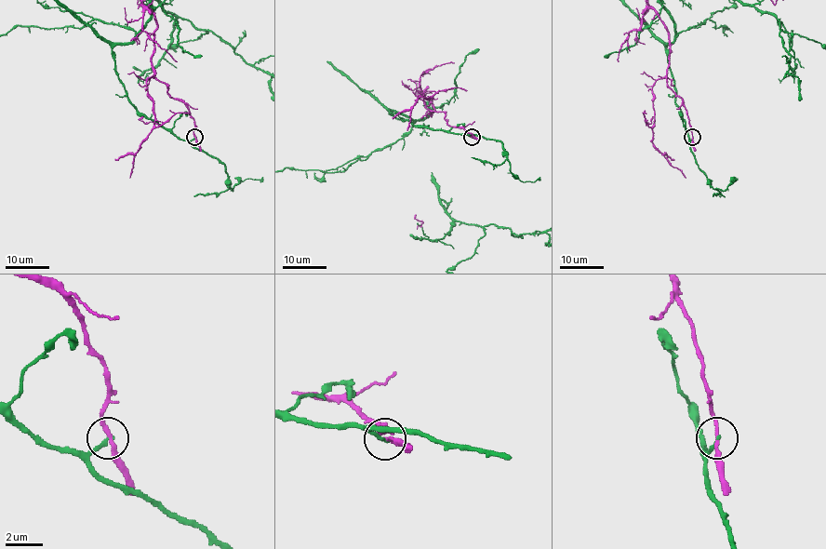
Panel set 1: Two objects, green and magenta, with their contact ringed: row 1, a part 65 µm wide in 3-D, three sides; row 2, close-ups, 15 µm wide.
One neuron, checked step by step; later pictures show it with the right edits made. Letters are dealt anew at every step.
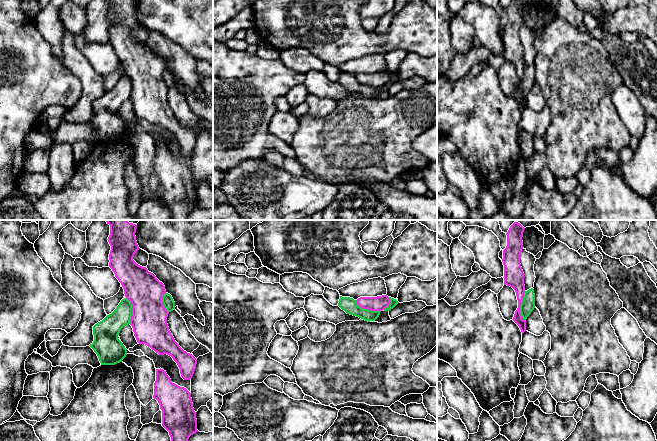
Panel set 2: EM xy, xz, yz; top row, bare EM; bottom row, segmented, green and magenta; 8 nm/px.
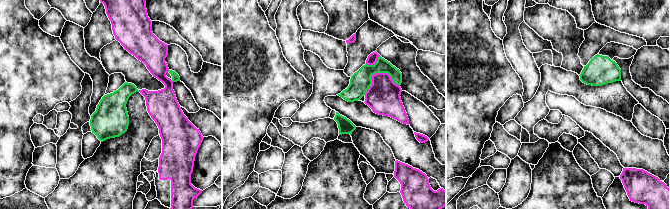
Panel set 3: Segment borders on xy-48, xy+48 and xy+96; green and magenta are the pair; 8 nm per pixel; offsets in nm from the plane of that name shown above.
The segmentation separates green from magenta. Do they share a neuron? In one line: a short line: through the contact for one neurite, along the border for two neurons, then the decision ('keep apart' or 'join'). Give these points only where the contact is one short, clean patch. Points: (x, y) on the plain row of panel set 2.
yz (525, 67), (520, 81), (520, 91), (523, 96) | keep apart

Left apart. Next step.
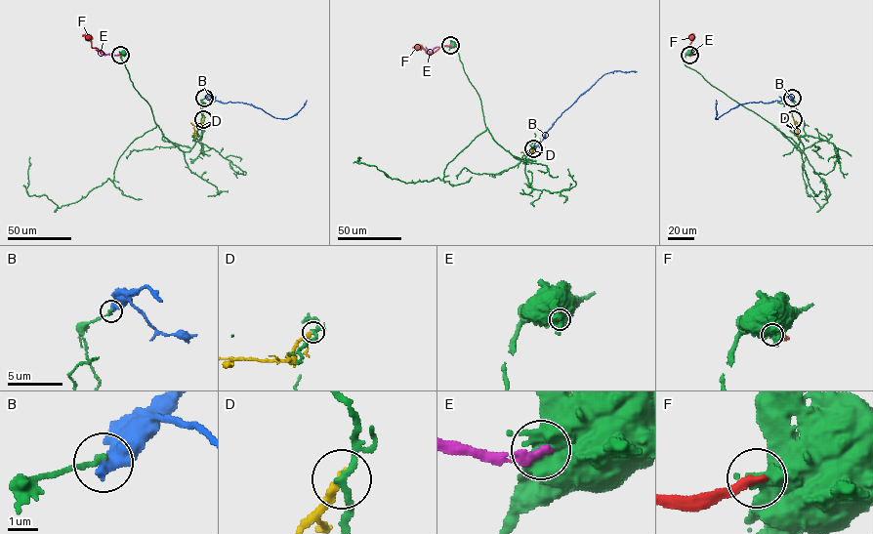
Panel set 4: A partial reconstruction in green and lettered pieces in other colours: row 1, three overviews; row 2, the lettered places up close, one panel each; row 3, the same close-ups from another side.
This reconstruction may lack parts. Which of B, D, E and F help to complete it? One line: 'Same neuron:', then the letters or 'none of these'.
Same neuron: none of these

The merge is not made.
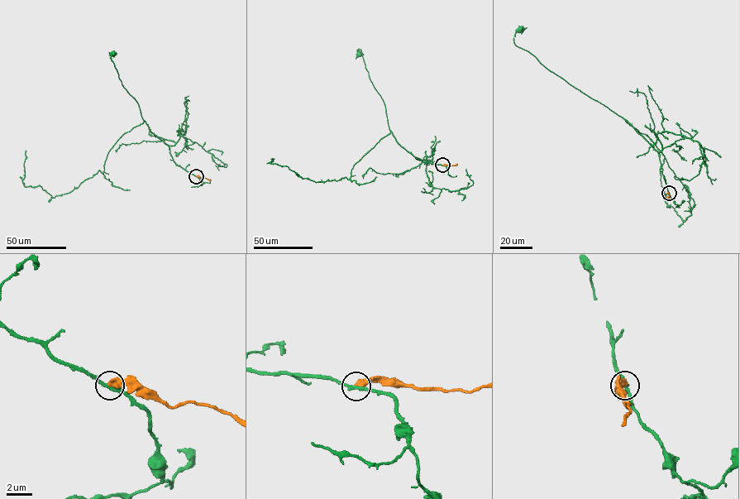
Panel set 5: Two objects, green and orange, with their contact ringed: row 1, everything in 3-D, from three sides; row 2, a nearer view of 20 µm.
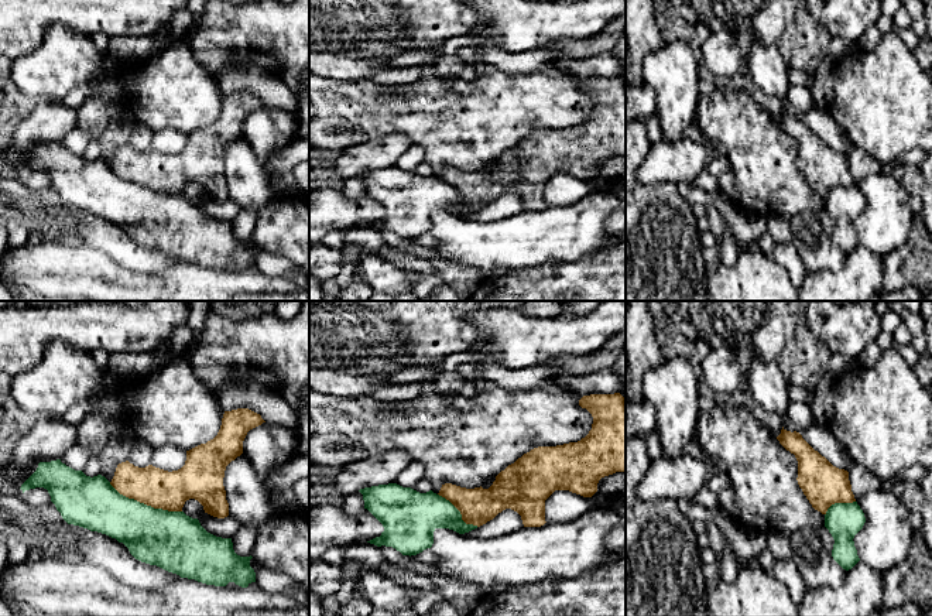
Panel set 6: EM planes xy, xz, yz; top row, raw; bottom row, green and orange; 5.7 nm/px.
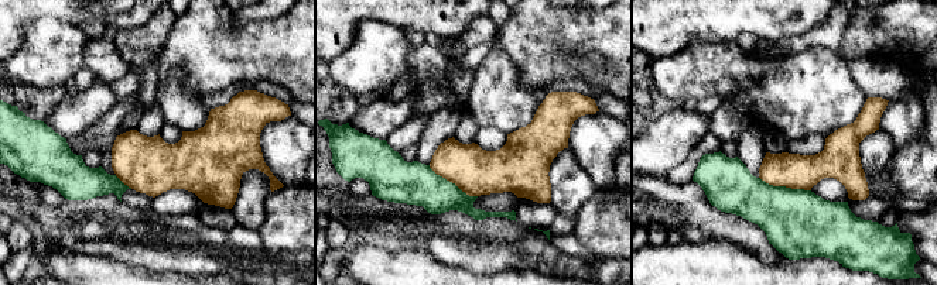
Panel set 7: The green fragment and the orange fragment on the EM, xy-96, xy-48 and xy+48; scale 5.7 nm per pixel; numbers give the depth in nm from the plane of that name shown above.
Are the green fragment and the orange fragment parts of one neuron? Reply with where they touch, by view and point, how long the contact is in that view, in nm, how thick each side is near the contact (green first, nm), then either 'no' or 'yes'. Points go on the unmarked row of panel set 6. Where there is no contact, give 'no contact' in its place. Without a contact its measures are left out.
xy (146, 188) | 440 nm | 340/220 nm | no

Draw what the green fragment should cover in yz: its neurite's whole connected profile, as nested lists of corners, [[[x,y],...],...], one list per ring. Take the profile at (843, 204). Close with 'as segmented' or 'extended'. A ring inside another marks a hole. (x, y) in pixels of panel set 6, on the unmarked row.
[[[857,185],[835,186],[825,198],[825,211],[835,223],[832,240],[846,254],[860,244],[853,222],[864,206],[866,201]]] | as segmented

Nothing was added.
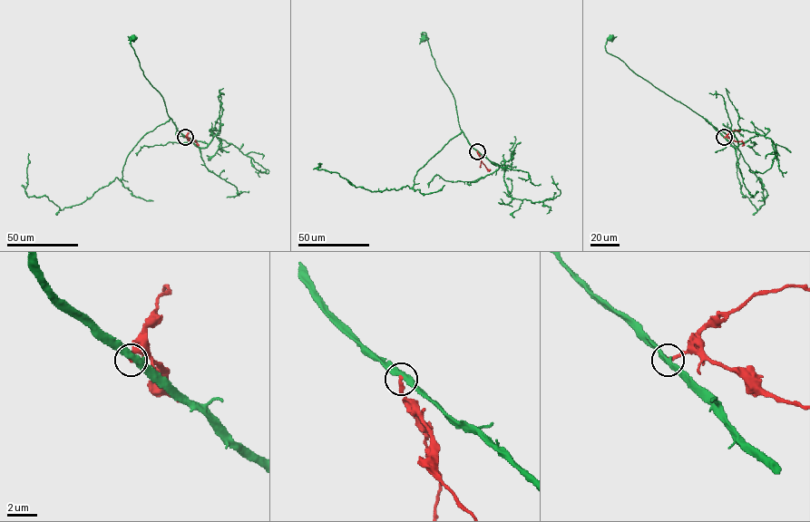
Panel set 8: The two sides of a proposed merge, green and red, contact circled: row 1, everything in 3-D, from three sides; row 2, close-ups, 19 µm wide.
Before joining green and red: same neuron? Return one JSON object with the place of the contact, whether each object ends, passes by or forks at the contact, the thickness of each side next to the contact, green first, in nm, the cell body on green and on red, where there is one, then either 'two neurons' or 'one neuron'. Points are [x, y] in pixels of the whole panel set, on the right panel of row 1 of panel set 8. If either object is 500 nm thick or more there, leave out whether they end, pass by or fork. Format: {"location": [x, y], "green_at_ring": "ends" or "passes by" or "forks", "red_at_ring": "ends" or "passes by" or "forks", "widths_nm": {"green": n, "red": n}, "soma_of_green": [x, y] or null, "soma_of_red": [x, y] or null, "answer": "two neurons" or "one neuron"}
{"location": [724, 137], "green_at_ring": "passes by", "red_at_ring": "ends", "widths_nm": {"green": 360, "red": 260}, "soma_of_green": [610, 38], "soma_of_red": null, "answer": "two neurons"}

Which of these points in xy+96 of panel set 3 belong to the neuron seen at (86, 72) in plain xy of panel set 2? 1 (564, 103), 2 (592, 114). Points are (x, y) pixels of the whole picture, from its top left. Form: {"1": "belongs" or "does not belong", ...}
{"1": "does not belong", "2": "does not belong"}

